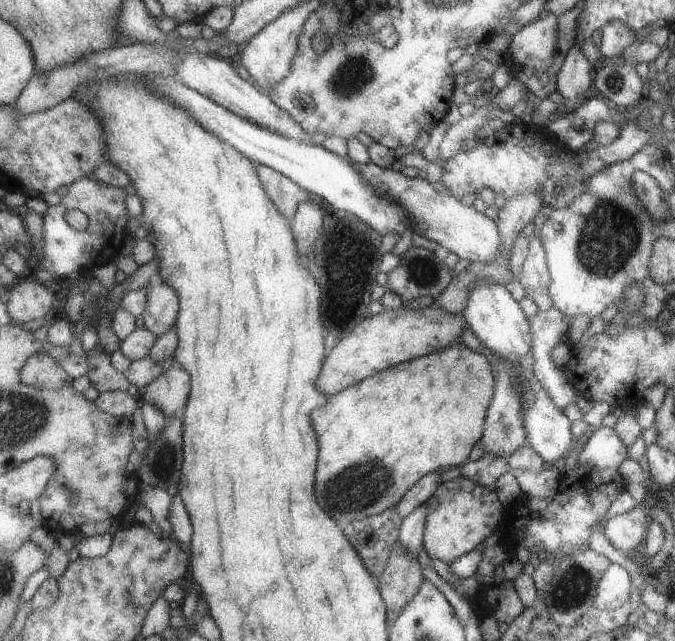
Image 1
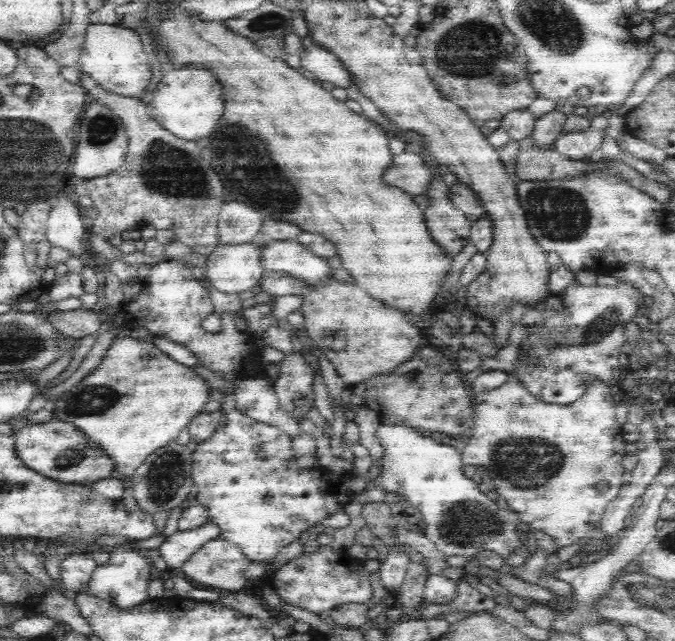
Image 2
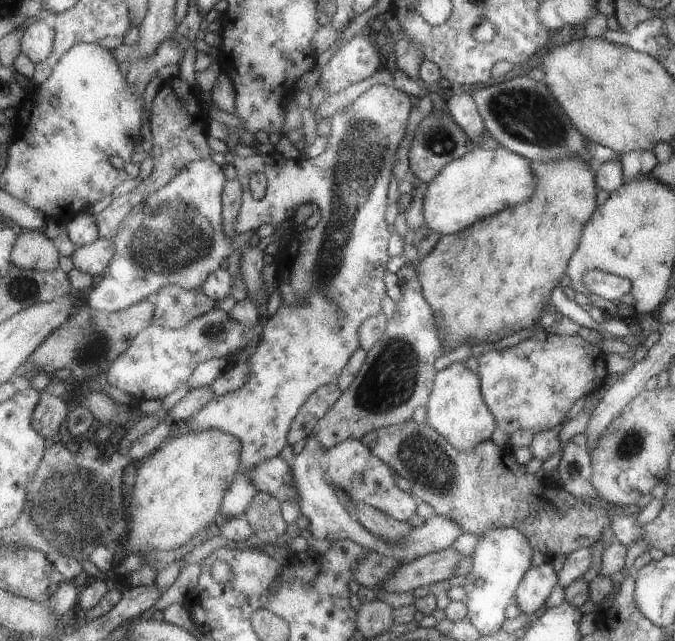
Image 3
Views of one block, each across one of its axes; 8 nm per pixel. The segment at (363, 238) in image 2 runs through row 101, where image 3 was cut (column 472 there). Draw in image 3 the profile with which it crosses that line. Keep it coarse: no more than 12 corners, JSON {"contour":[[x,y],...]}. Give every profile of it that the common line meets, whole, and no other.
{"contour":[[595,162],[417,264],[445,348],[541,314],[599,206]]}

